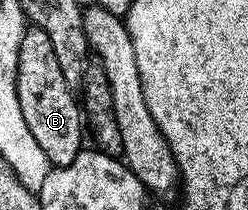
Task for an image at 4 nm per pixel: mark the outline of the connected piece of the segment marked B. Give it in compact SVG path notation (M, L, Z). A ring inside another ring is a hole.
M28 26L22 38L18 52L18 74L16 75L18 106L22 106L22 118L26 118L26 127L34 134L34 142L42 154L46 154L52 168L70 166L74 158L82 151L83 140L86 140L86 128L82 123L82 108L68 87L66 78L62 78L62 69L58 66L58 57L46 30Z

